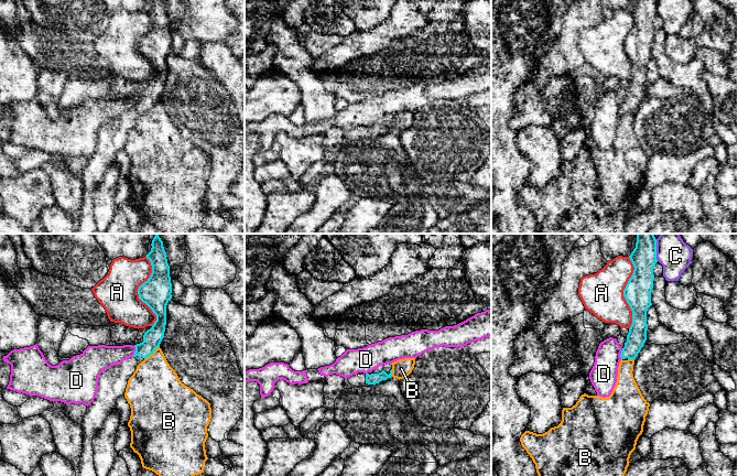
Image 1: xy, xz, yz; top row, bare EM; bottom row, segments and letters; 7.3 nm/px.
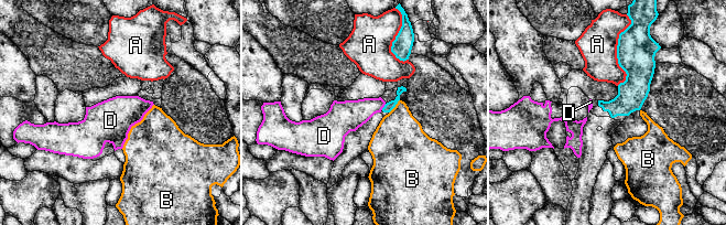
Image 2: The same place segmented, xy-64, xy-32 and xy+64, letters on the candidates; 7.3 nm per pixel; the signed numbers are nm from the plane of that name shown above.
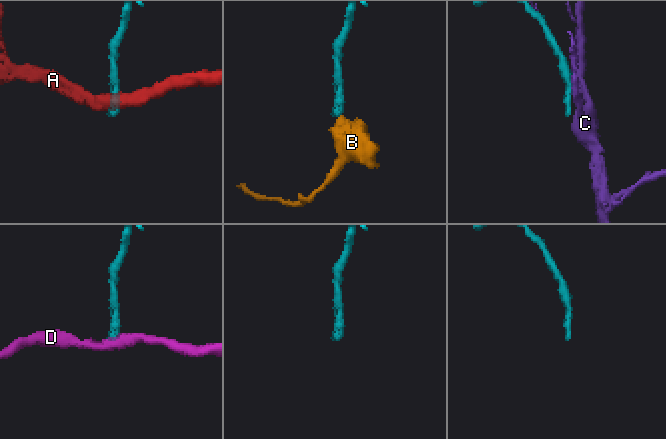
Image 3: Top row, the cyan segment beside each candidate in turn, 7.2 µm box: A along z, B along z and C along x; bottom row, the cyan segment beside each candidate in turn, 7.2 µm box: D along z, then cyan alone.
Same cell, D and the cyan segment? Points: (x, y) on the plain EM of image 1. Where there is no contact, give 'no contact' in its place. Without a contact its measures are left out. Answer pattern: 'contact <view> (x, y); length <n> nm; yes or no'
contact xy (134, 105); length 80 nm; no

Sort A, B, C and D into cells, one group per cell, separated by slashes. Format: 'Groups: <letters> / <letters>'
Groups: A / B / C / D

